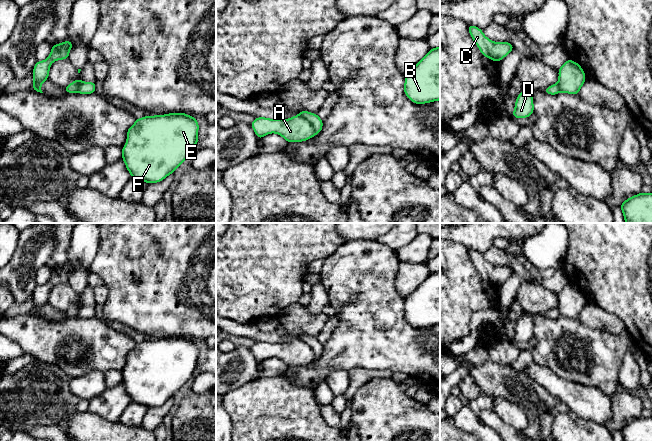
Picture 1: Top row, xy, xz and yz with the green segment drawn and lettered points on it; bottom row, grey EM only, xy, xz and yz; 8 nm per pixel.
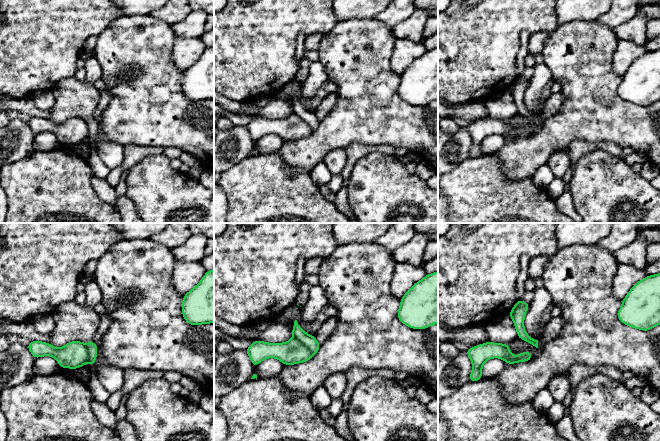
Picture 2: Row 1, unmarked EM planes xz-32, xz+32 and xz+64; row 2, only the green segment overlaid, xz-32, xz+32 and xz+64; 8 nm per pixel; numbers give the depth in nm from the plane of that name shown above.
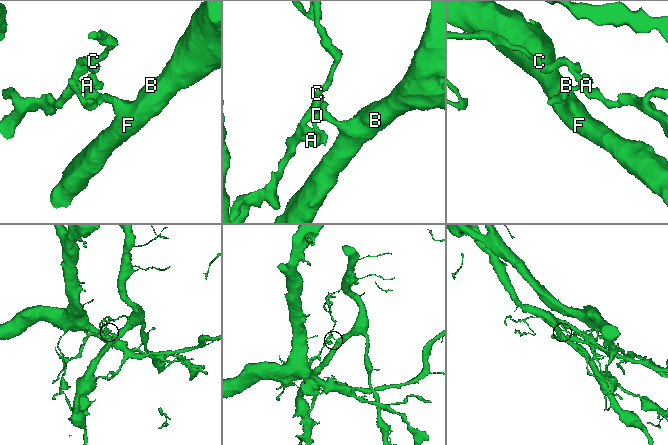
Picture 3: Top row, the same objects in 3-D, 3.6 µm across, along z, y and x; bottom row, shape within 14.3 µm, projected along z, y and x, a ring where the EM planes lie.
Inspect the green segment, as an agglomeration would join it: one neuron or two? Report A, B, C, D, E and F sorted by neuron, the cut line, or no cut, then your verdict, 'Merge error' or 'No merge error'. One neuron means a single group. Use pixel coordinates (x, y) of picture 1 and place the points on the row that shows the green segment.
Groups: A C / B D E F. Split along xz (300, 114), (310, 123), (315, 134). Merge error

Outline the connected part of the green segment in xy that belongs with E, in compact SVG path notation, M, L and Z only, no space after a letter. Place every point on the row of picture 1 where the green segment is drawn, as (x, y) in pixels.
M186 113L136 119L122 147L131 178L151 184L173 174L198 143L198 129L197 119Z

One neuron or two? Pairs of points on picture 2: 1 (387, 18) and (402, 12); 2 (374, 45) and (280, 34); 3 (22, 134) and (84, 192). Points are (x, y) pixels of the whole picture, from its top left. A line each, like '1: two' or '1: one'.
1: one
2: two
3: two

